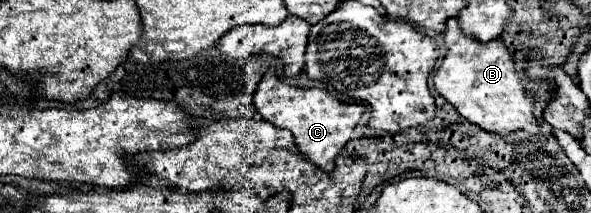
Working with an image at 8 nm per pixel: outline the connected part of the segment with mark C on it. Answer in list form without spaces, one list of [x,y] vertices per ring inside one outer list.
[[[273,68],[263,76],[263,80],[257,86],[255,106],[263,120],[267,120],[279,128],[287,128],[297,142],[299,154],[303,154],[309,162],[313,162],[317,168],[321,168],[325,172],[329,172],[335,166],[333,164],[335,156],[351,140],[353,128],[359,124],[359,120],[365,112],[365,106],[361,102],[353,102],[353,104],[339,102],[337,98],[329,96],[321,88],[301,90],[297,86],[285,84],[275,76]]]

